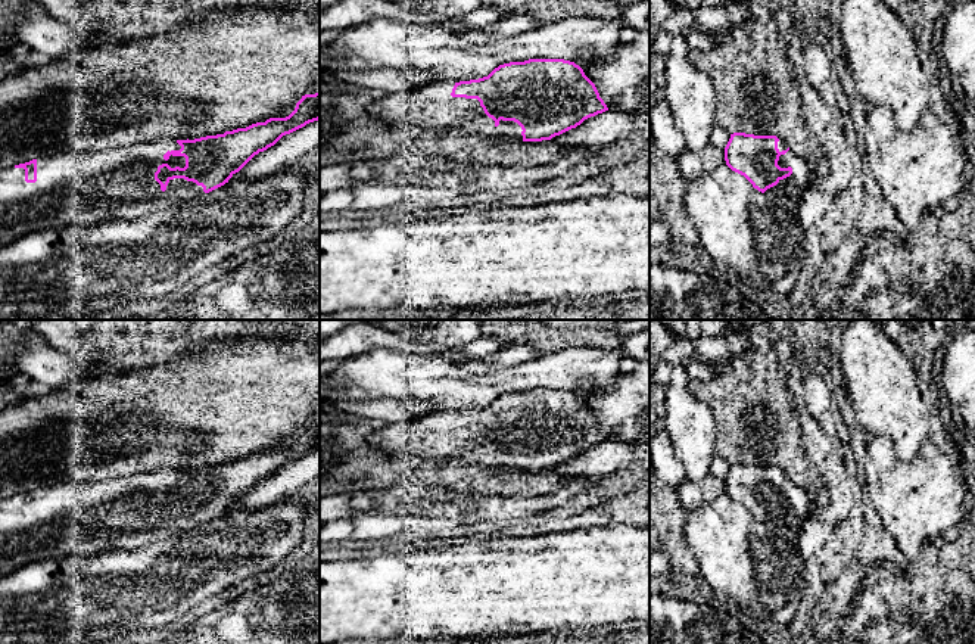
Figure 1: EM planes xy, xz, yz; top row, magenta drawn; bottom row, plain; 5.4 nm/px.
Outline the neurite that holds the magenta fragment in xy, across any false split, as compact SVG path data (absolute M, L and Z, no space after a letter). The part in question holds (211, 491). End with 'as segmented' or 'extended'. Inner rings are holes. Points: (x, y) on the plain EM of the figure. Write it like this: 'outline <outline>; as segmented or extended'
outline M320 423L305 424L286 448L194 470L162 470L100 482L65 480L0 501L0 578L38 561L109 550L133 551L209 523L283 466L320 449Z; extended

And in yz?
outline M733 463L725 491L784 541L795 541L810 514L809 494L776 466Z; extended

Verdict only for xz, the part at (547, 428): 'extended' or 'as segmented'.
extended

